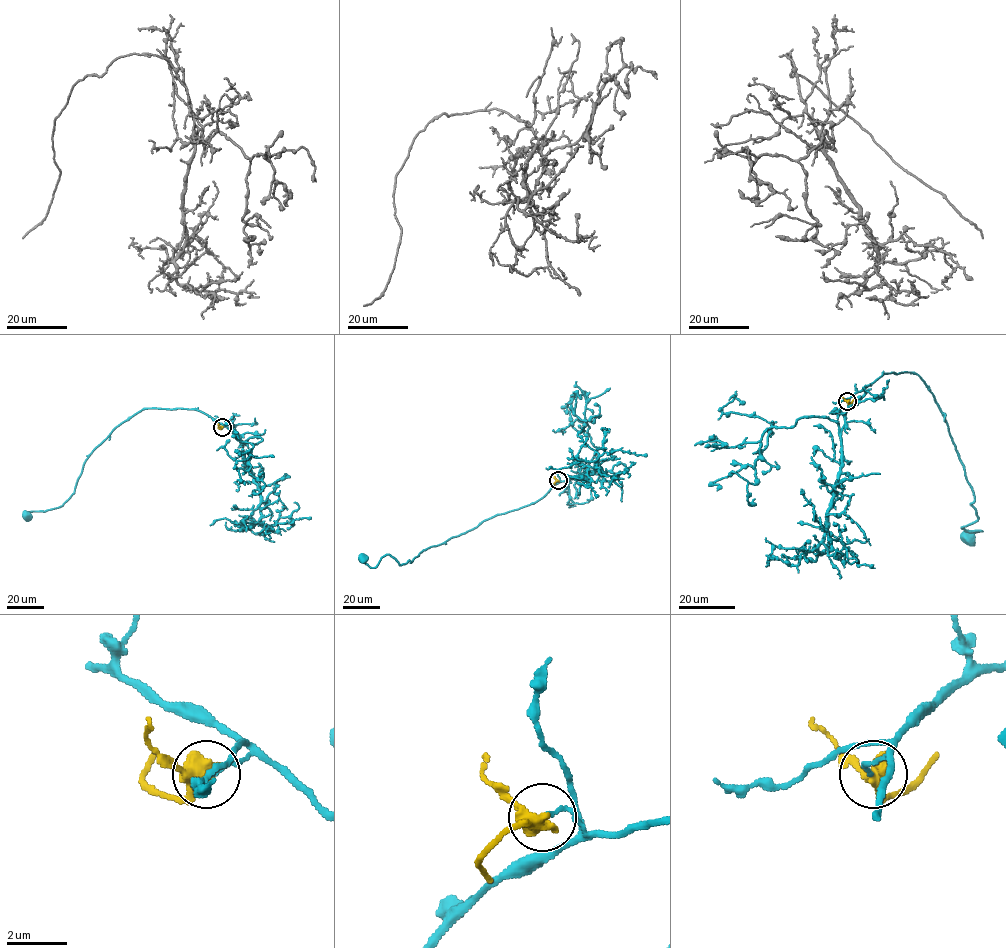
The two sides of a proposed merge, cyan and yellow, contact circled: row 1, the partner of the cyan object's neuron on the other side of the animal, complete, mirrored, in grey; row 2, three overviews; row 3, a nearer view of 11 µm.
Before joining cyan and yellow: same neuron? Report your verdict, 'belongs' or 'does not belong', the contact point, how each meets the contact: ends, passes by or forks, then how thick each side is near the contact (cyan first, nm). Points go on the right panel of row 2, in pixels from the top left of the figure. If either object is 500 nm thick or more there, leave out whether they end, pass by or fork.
does not belong; place (847, 401); cyan ends; yellow passes by; calibres 110 and 480 nm

